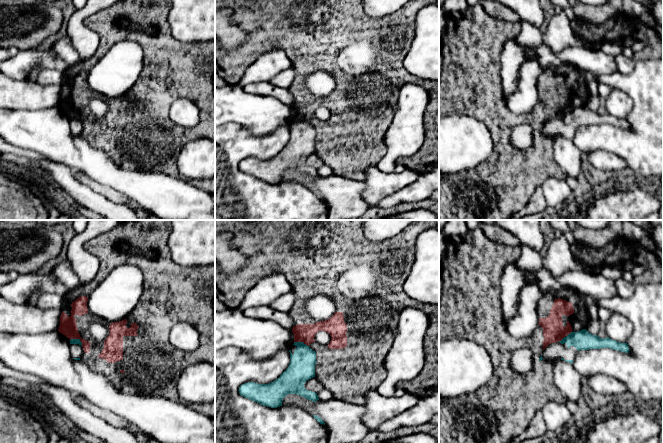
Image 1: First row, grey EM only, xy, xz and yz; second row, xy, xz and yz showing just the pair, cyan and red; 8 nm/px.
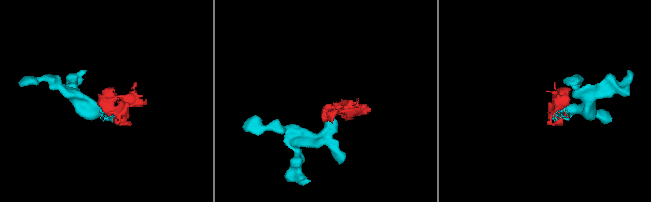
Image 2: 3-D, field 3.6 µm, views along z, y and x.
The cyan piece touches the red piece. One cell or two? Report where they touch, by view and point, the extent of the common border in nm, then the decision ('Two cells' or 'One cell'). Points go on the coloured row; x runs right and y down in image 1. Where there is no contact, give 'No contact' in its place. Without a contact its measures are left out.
Touches cyan at xz (301, 342). Shared border 120 nm. Two cells

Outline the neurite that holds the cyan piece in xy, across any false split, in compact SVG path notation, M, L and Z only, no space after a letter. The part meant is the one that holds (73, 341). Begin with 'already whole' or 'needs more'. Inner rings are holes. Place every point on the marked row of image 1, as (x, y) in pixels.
needs more; M80 339L70 340L70 352L73 359L80 360L80 357L82 356L82 354L85 353Z

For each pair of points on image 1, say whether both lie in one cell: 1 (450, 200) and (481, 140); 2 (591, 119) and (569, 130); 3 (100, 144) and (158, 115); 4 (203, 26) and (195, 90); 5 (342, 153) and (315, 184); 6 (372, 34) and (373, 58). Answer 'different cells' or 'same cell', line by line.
1: different cells
2: same cell
3: same cell
4: different cells
5: different cells
6: same cell

